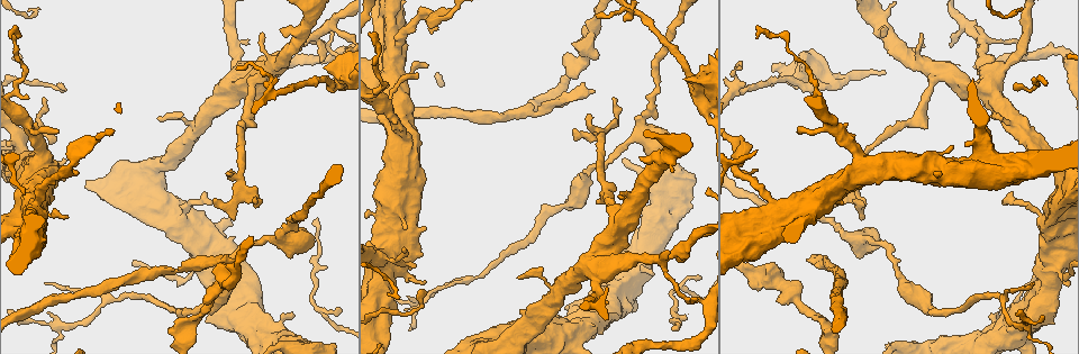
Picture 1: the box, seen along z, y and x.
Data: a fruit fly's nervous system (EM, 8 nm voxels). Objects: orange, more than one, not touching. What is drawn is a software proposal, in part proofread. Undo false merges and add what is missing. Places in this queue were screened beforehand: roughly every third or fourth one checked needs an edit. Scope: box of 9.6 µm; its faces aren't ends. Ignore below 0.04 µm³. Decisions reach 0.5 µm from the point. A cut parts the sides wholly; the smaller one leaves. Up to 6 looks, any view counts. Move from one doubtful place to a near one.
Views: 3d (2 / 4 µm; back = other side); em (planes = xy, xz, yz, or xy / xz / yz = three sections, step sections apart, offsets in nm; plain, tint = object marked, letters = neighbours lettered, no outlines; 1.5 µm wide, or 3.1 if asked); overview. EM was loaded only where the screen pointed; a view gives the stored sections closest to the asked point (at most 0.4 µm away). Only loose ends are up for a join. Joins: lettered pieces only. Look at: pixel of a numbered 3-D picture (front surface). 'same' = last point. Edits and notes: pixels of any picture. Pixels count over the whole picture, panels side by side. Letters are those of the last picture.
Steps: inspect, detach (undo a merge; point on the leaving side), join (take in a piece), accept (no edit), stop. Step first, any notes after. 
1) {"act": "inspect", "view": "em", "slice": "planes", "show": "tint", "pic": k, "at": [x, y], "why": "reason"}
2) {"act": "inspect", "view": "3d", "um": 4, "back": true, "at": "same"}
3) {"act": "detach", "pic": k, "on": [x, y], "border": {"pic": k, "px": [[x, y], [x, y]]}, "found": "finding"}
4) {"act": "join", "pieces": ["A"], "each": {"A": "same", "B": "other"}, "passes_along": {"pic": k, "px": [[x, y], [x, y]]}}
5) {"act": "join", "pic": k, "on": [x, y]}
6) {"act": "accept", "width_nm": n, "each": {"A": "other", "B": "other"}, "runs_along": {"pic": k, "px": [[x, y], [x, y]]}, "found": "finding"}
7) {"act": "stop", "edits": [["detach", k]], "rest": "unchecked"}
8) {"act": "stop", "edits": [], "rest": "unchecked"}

{"act": "inspect", "view": "em", "slice": "planes", "show": "letters", "pic": 1, "at": [999, 315], "why": "thick end"}

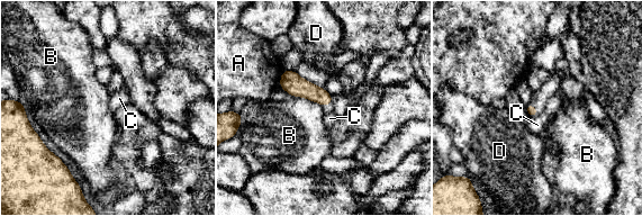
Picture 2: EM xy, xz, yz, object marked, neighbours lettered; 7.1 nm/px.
{"act": "accept", "longest_contact_nm": ["B", 260], "each": {"A": "other", "B": "other", "C": "other", "D": "other"}, "found": "none of them fits"}

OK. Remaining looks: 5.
{"act": "inspect", "view": "3d", "um": 4, "pic": 1, "at": [282, 32], "why": "branch stops here"}

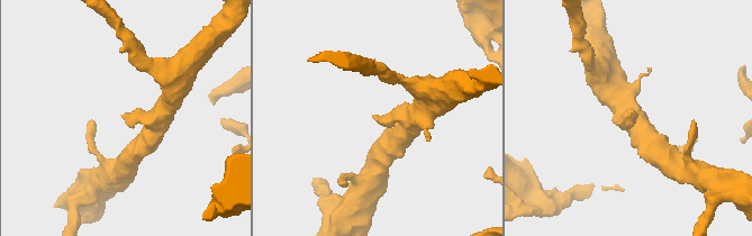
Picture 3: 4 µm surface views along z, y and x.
{"act": "inspect", "view": "em", "slice": "planes", "show": "letters", "pic": 3, "at": [121, 116]}

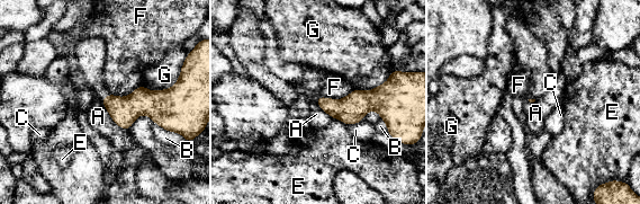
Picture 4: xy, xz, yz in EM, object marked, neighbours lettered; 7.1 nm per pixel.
{"act": "accept", "each": {"A": "other", "B": "other", "C": "other", "E": "other", "F": "other", "G": "other"}, "border": {"pic": 4, "px": [[100, 100], [109, 116], [127, 130]]}, "found": "no lettered piece goes on from it"}

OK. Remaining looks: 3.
{"act": "inspect", "view": "em", "slice": "xz", "step": 8, "show": "plain", "pic": 1, "at": [536, 116]}

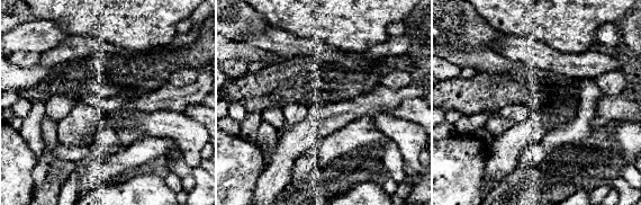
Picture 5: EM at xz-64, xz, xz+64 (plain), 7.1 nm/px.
{"act": "inspect", "view": "em", "slice": "xz", "step": 8, "show": "tint", "at": "same"}

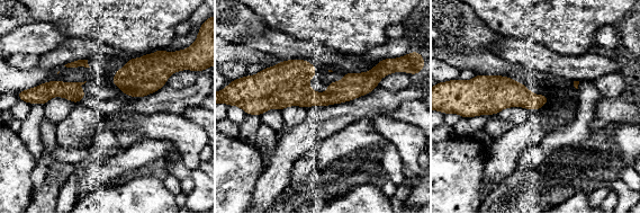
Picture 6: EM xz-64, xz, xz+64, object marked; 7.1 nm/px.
{"act": "inspect", "view": "em", "slice": "xz", "step": 8, "show": "letters", "at": "same"}

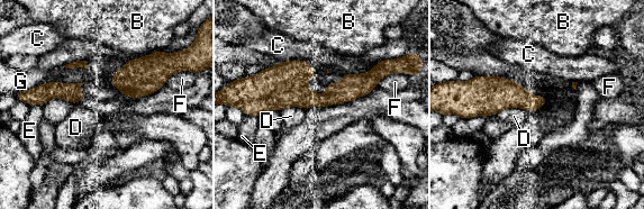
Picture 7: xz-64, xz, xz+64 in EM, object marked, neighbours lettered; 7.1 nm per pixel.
{"act": "accept", "longest_contact_nm": ["G", 380], "each": {"B": "other", "C": "other", "D": "other", "E": "other", "F": "other", "G": "other"}, "border": {"pic": 7, "px": [[391, 73], [383, 76], [375, 87]]}, "found": "all the same neuron"}

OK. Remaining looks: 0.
{"act": "stop", "edits": [], "rest": "unchecked"}

